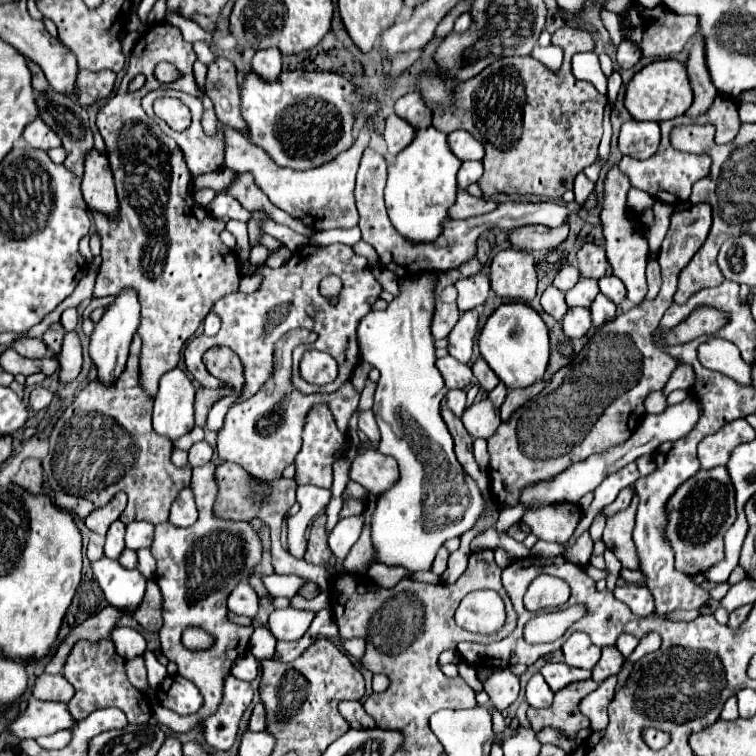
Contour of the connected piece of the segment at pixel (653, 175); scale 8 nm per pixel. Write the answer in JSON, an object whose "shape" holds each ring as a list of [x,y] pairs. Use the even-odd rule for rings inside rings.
{"shape":[[[686,116],[662,122],[660,124],[660,128],[662,128],[662,144],[660,144],[660,148],[658,148],[658,152],[654,156],[650,156],[646,160],[636,160],[636,158],[630,158],[630,156],[622,156],[618,166],[620,166],[620,170],[624,170],[624,174],[630,176],[632,186],[650,192],[660,202],[668,202],[668,204],[688,202],[694,182],[708,176],[708,170],[710,170],[710,156],[708,154],[680,152],[680,150],[674,150],[672,144],[670,144],[672,128],[678,126],[678,124],[688,124],[688,122],[690,122],[690,118],[686,118]]]}

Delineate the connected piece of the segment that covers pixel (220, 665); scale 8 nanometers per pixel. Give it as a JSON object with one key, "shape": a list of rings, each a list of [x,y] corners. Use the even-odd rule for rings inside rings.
{"shape":[[[212,462],[192,468],[190,486],[199,513],[196,524],[192,528],[174,528],[170,522],[158,524],[152,542],[152,554],[158,562],[156,582],[164,598],[164,626],[160,630],[162,654],[176,662],[178,674],[192,680],[204,696],[202,708],[190,716],[180,716],[172,710],[162,710],[160,706],[154,708],[154,718],[158,724],[168,726],[176,734],[190,732],[192,728],[200,726],[202,720],[214,714],[222,704],[224,682],[230,674],[230,666],[242,652],[248,650],[248,642],[254,632],[252,626],[238,626],[228,622],[226,598],[234,586],[250,576],[250,570],[254,570],[262,556],[258,532],[248,522],[226,522],[212,518],[212,502],[216,496]],[[190,626],[208,632],[214,638],[212,646],[206,650],[184,648],[180,636]]]}

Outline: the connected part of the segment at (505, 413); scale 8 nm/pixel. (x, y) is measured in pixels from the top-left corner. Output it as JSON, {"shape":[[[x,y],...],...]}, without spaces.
{"shape":[[[536,382],[534,386],[528,386],[528,388],[524,388],[524,390],[508,390],[506,400],[504,400],[504,404],[500,406],[500,418],[502,418],[502,422],[508,422],[508,418],[510,418],[522,404],[526,404],[528,400],[532,400],[542,388],[544,388],[544,382]]]}

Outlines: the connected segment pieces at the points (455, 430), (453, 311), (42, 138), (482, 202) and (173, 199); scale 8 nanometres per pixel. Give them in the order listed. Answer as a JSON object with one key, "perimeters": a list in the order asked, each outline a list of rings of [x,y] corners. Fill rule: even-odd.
{"perimeters":[[[[442,406],[440,412],[442,412],[442,418],[444,418],[444,422],[446,422],[446,426],[448,426],[448,430],[450,430],[452,438],[454,438],[454,450],[456,450],[458,462],[462,464],[466,474],[470,474],[478,482],[480,490],[486,490],[488,488],[488,476],[480,474],[480,468],[474,462],[474,454],[472,454],[472,442],[474,440],[472,440],[472,436],[466,432],[460,418],[454,416],[446,406]]],[[[436,302],[436,314],[432,318],[432,336],[436,340],[440,338],[448,338],[450,330],[456,326],[456,320],[460,318],[460,312],[456,308],[456,302],[452,304],[444,304],[444,302]]],[[[36,118],[34,122],[30,122],[24,128],[24,140],[32,146],[32,148],[42,148],[42,150],[50,150],[54,146],[60,146],[60,138],[56,136],[56,132],[44,124],[42,118]]],[[[458,190],[456,202],[448,208],[448,216],[450,218],[472,218],[472,216],[488,214],[494,208],[496,208],[496,202],[492,202],[488,198],[476,198],[476,196],[468,194],[466,190]]],[[[166,22],[150,26],[130,54],[120,90],[106,102],[96,118],[108,148],[122,212],[120,226],[112,226],[112,222],[100,218],[100,214],[92,214],[96,232],[102,240],[102,266],[96,278],[94,298],[114,296],[124,286],[136,288],[142,306],[142,320],[138,326],[142,338],[140,378],[150,396],[156,396],[160,376],[178,364],[184,342],[196,334],[212,302],[220,300],[224,294],[238,292],[240,282],[238,256],[220,240],[224,222],[214,220],[194,202],[190,190],[192,176],[184,152],[172,138],[160,132],[158,124],[146,116],[140,106],[140,100],[148,92],[158,89],[180,90],[202,98],[200,86],[192,74],[194,60],[196,54],[192,44],[182,38],[178,28]],[[160,62],[174,64],[182,76],[171,83],[158,82],[154,68]],[[136,74],[144,74],[146,84],[138,92],[128,92],[128,82]]]]}

